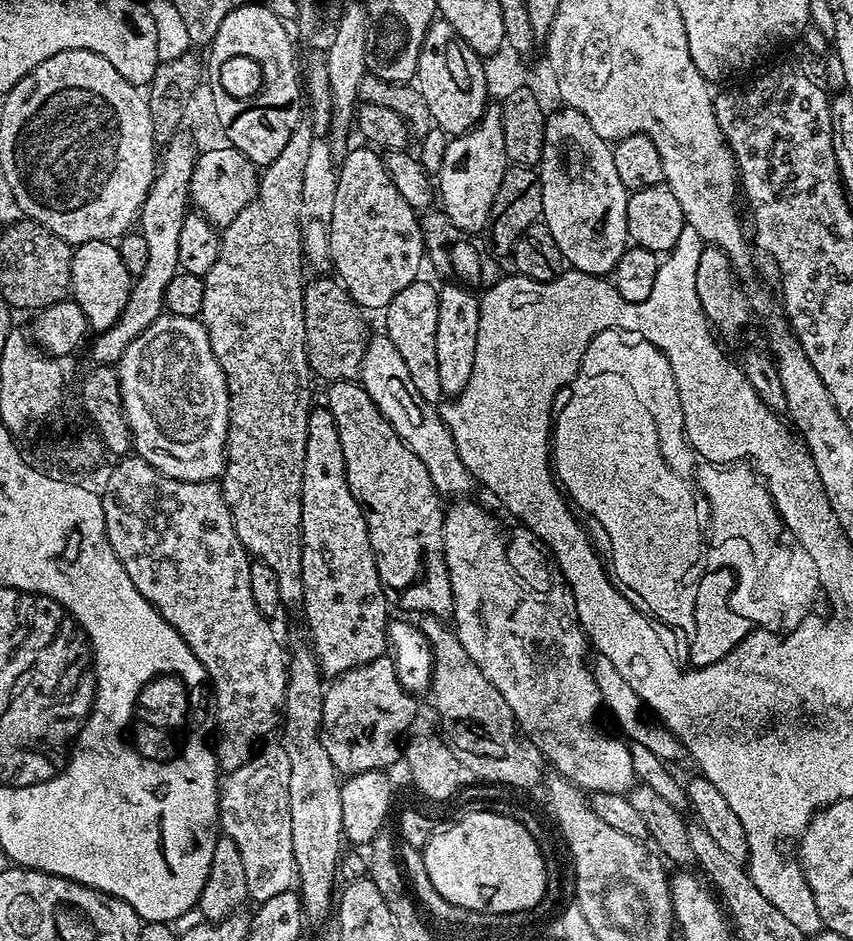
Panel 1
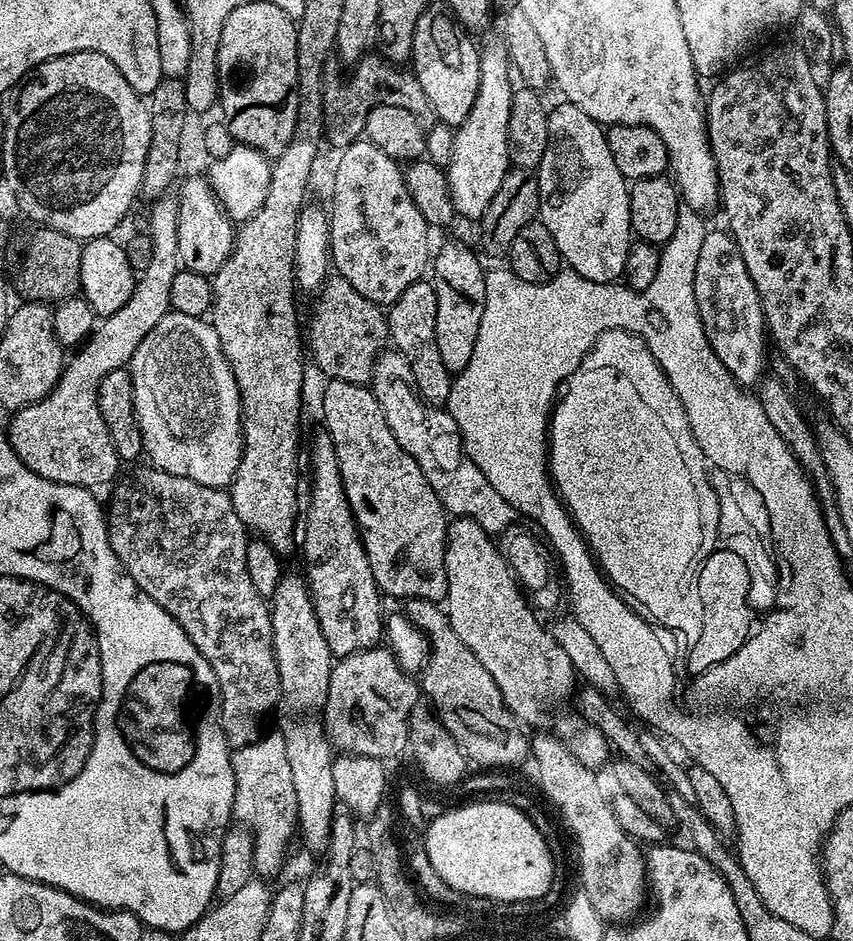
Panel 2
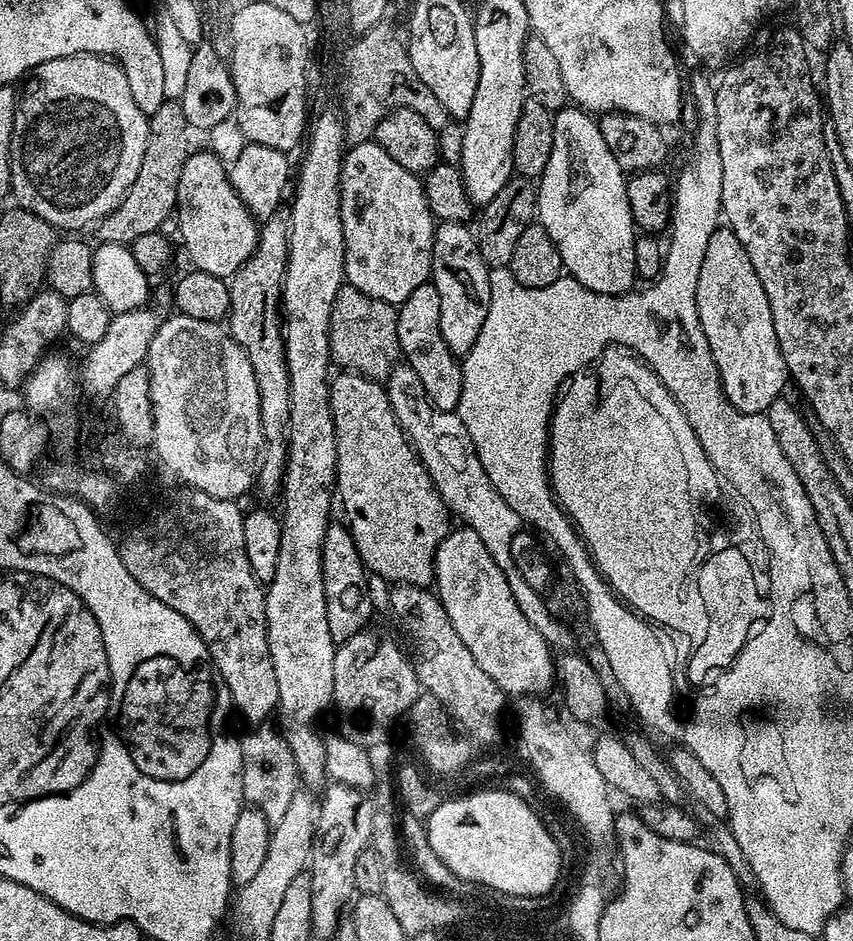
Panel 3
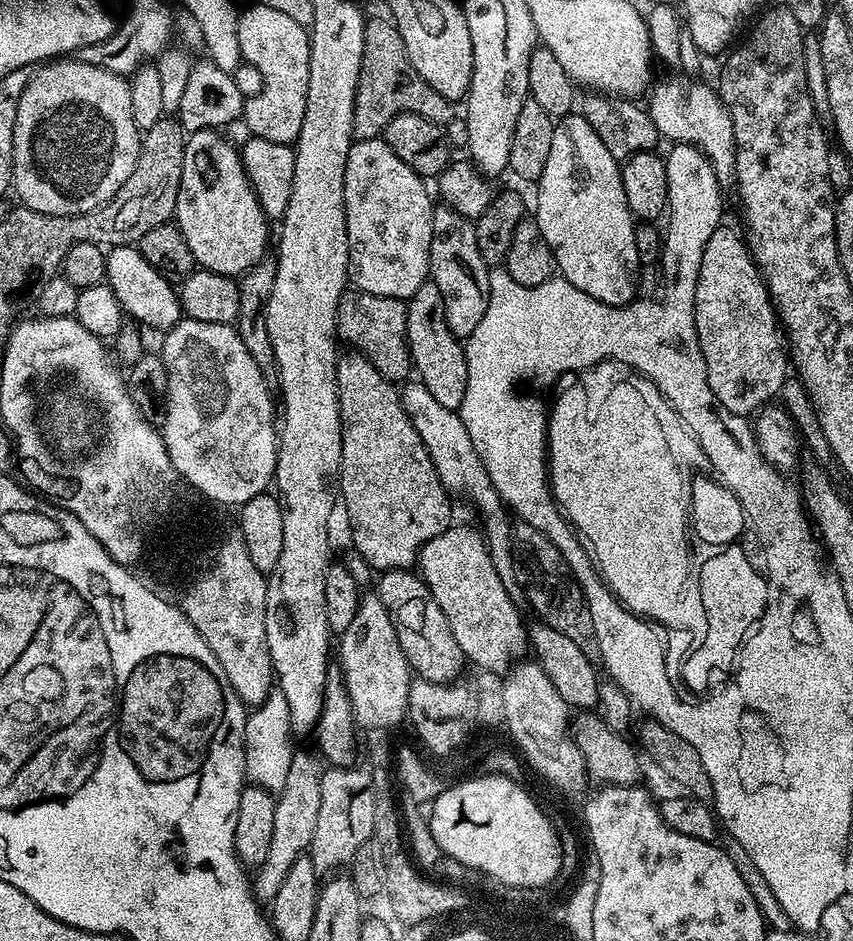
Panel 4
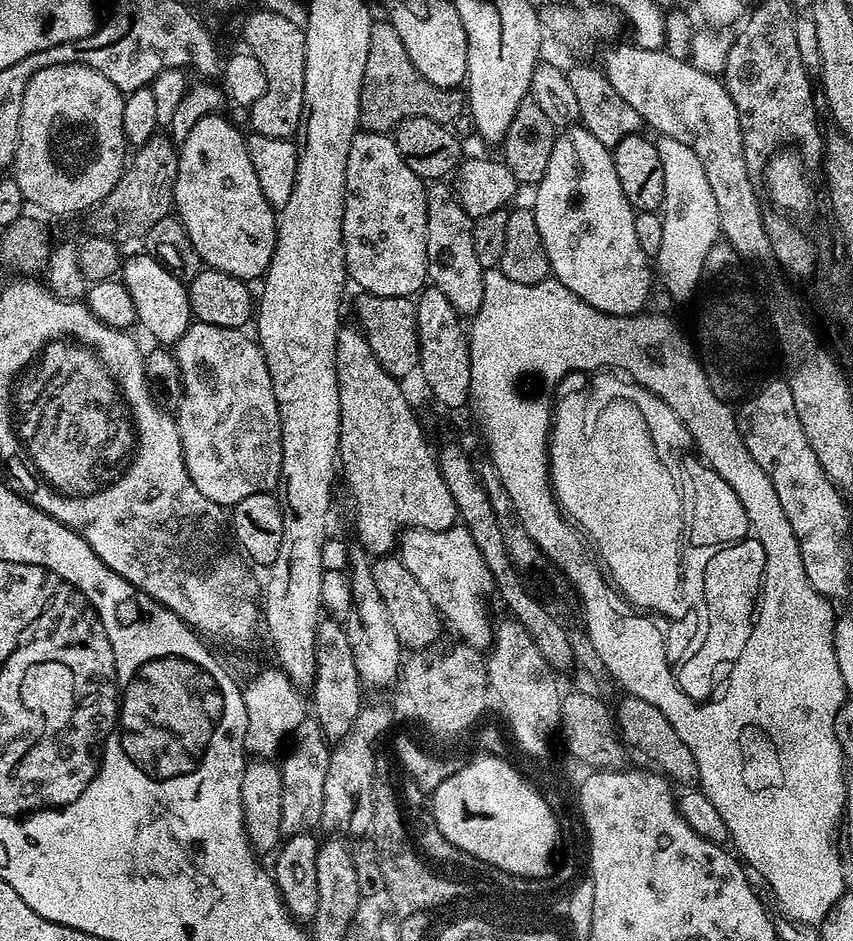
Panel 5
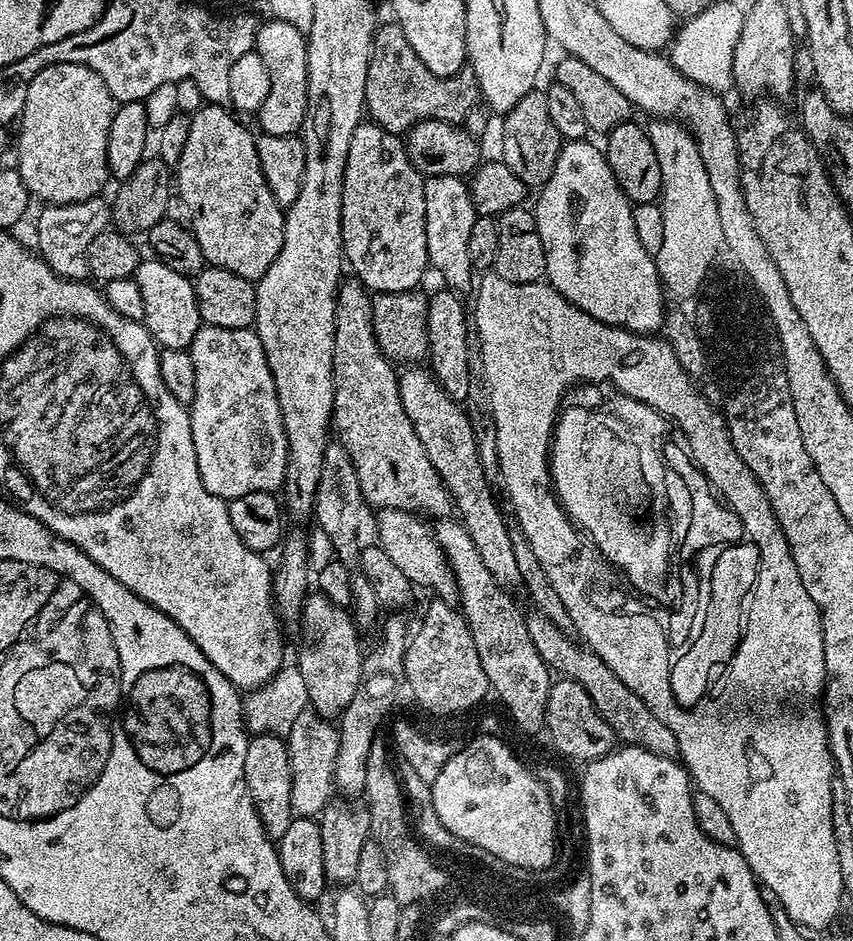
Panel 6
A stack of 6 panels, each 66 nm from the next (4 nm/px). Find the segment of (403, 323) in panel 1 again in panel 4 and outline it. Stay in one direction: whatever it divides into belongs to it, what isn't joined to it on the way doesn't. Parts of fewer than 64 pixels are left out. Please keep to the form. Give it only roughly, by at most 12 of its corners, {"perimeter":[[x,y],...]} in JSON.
{"perimeter":[[431,282],[406,301],[419,383],[447,408],[466,398],[466,358]]}

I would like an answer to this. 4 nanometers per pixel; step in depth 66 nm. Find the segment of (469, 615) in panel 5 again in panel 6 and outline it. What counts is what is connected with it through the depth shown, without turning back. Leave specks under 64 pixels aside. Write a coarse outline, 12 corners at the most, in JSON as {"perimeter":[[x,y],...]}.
{"perimeter":[[386,508],[375,539],[417,589],[455,601],[456,579],[435,531]]}

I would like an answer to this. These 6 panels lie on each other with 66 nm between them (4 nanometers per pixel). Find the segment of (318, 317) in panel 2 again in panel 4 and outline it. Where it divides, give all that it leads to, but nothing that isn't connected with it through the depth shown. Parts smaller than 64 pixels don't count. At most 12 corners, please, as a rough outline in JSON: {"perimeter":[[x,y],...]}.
{"perimeter":[[347,293],[337,337],[398,384],[412,372],[407,303]]}

